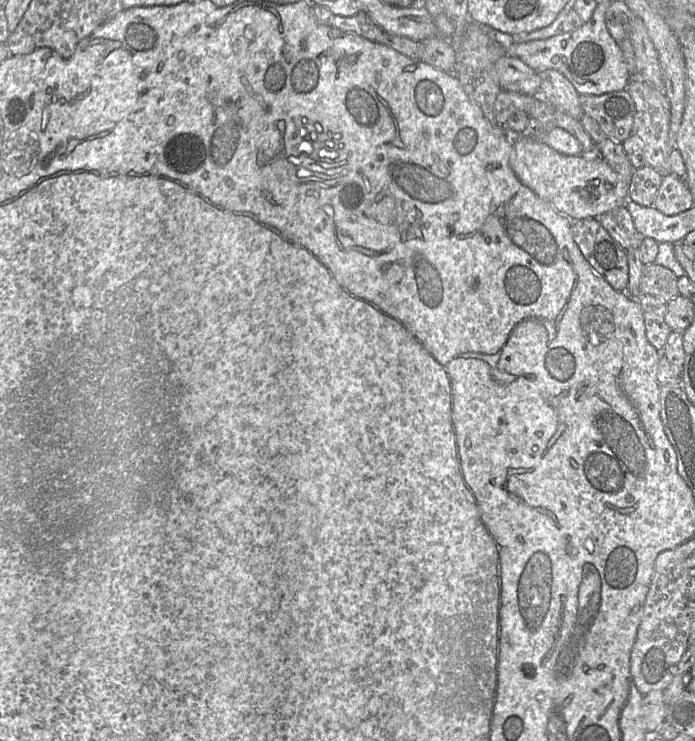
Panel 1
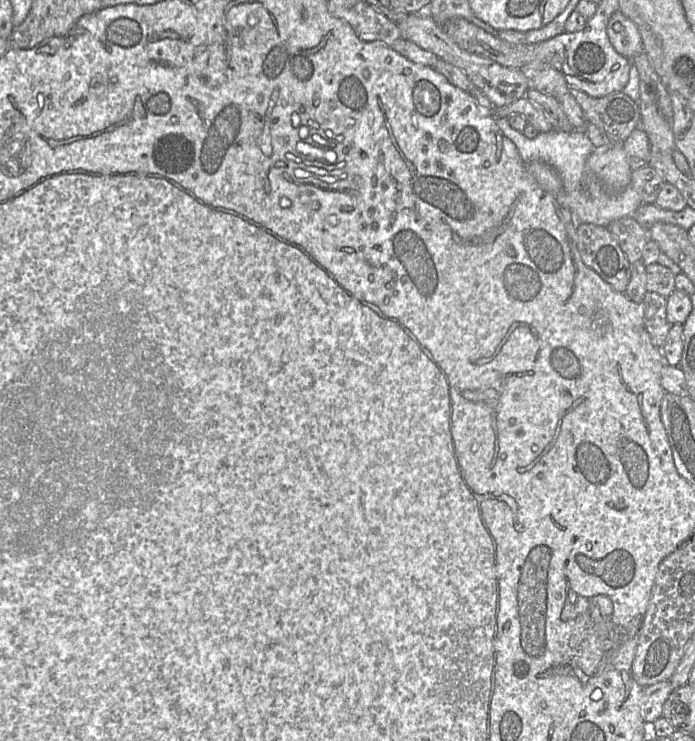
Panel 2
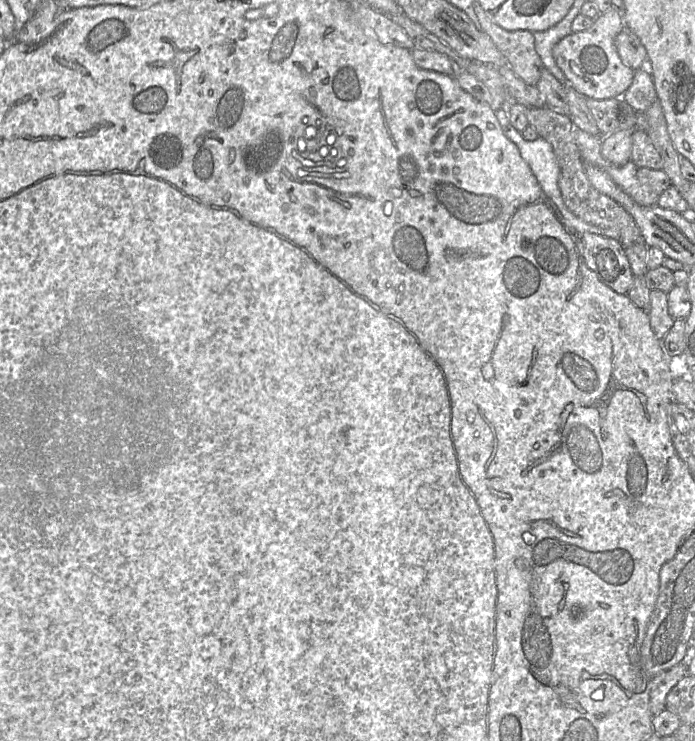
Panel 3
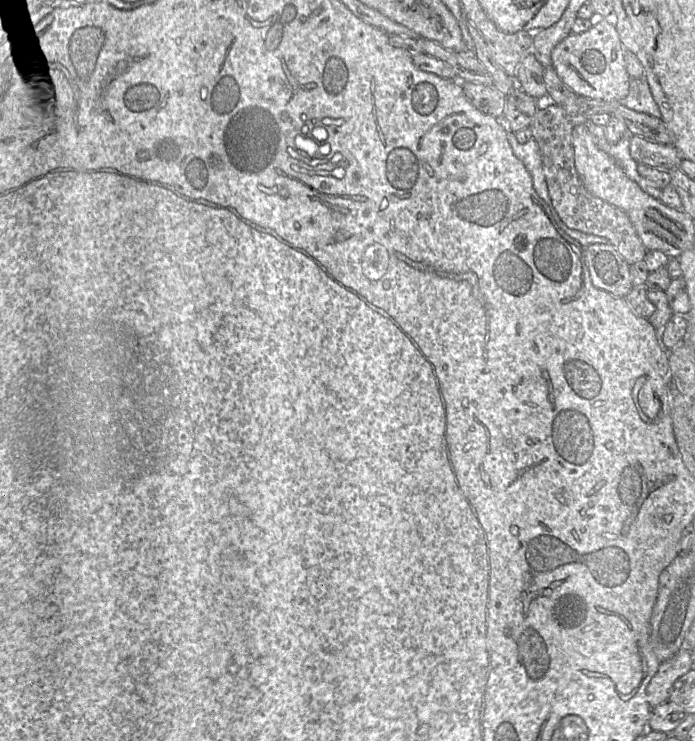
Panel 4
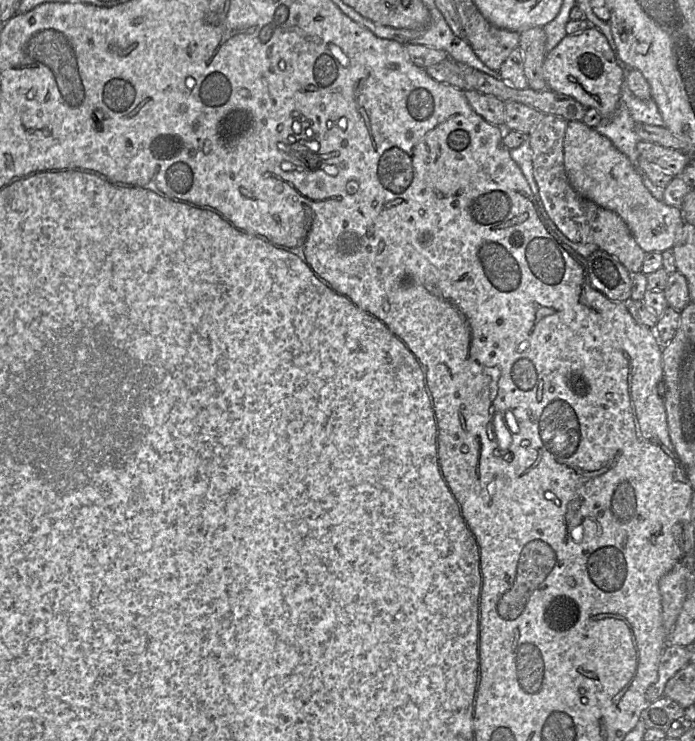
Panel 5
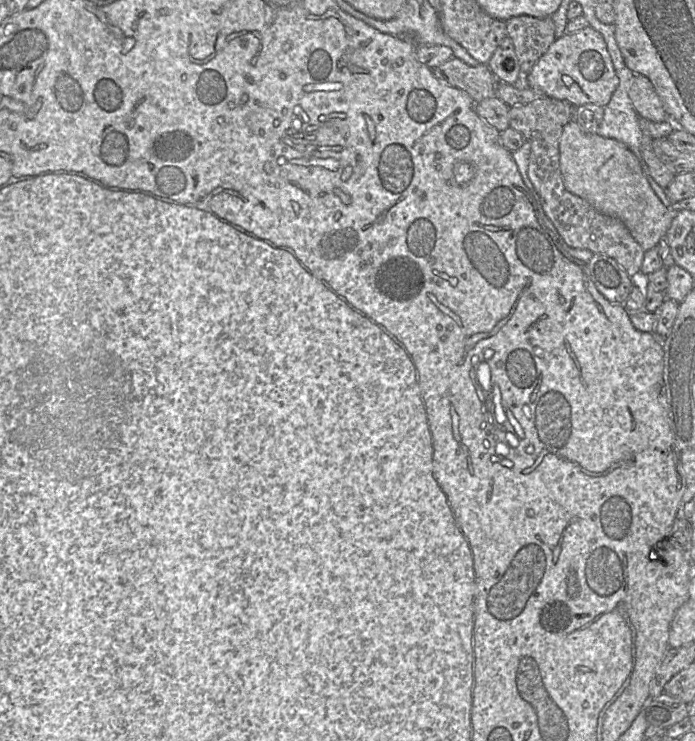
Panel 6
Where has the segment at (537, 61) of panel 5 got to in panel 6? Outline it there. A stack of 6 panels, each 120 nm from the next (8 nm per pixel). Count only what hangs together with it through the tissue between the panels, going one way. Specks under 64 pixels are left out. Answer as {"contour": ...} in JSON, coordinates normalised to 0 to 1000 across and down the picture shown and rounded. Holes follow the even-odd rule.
{"contour":[[[741,22],[729,28],[728,40],[747,81],[750,101],[755,105],[768,86],[800,54],[793,23]]]}

